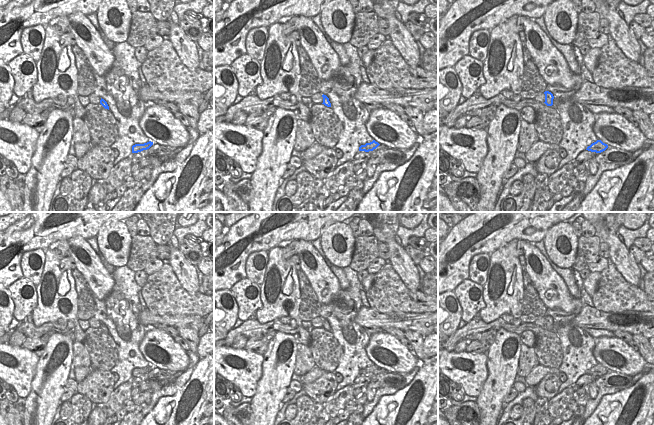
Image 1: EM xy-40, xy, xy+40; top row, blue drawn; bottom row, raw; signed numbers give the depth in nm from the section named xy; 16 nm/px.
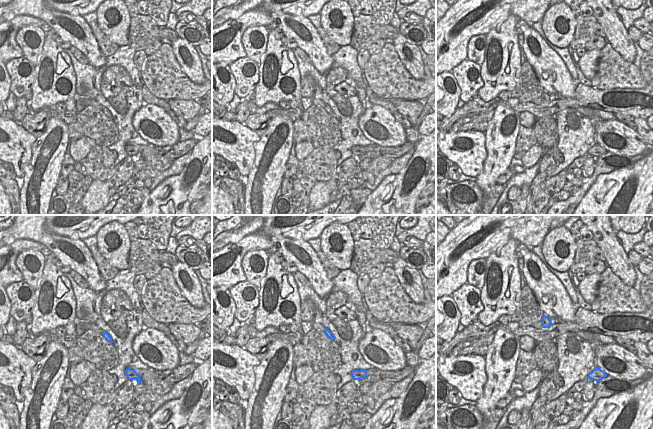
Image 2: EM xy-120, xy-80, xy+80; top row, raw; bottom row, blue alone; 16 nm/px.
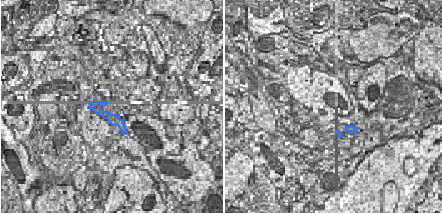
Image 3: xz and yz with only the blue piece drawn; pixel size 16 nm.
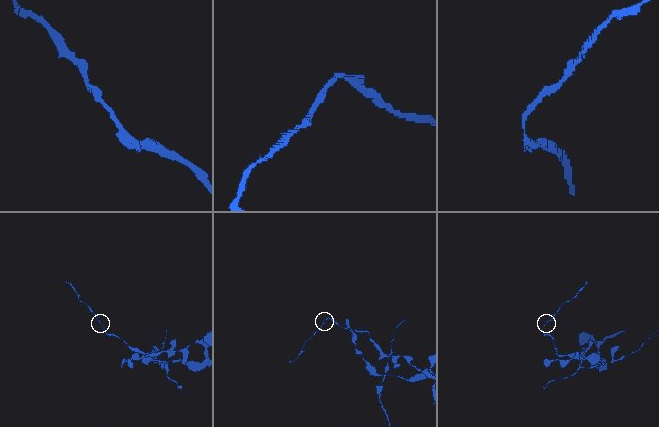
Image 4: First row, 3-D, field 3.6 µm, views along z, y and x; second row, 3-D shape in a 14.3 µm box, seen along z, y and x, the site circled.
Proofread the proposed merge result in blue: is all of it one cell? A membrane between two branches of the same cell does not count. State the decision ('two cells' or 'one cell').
two cells

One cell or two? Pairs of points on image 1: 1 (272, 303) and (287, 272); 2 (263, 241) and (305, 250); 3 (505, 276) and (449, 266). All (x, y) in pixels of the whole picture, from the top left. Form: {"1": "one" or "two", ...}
{"1": "one", "2": "two", "3": "two"}

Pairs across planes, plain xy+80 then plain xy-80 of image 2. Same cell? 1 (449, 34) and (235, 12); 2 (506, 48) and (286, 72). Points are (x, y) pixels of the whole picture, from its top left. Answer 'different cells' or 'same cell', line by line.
1: different cells
2: same cell

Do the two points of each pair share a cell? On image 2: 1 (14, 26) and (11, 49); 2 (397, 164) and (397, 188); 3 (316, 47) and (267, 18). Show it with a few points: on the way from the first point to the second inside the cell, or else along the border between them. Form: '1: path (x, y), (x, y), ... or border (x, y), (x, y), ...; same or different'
1: path (11, 32), (11, 43); same
2: border (412, 155), (399, 172), (388, 174), (377, 186); different
3: border (297, 14), (279, 14), (272, 21); different

